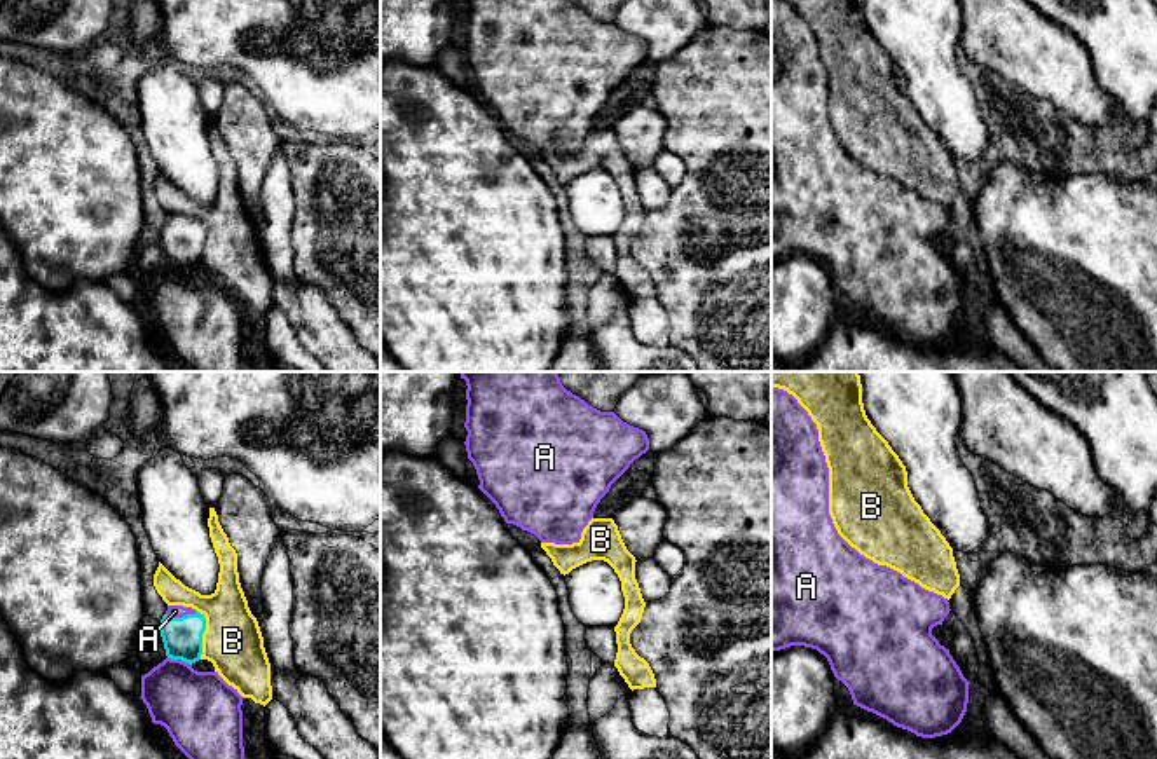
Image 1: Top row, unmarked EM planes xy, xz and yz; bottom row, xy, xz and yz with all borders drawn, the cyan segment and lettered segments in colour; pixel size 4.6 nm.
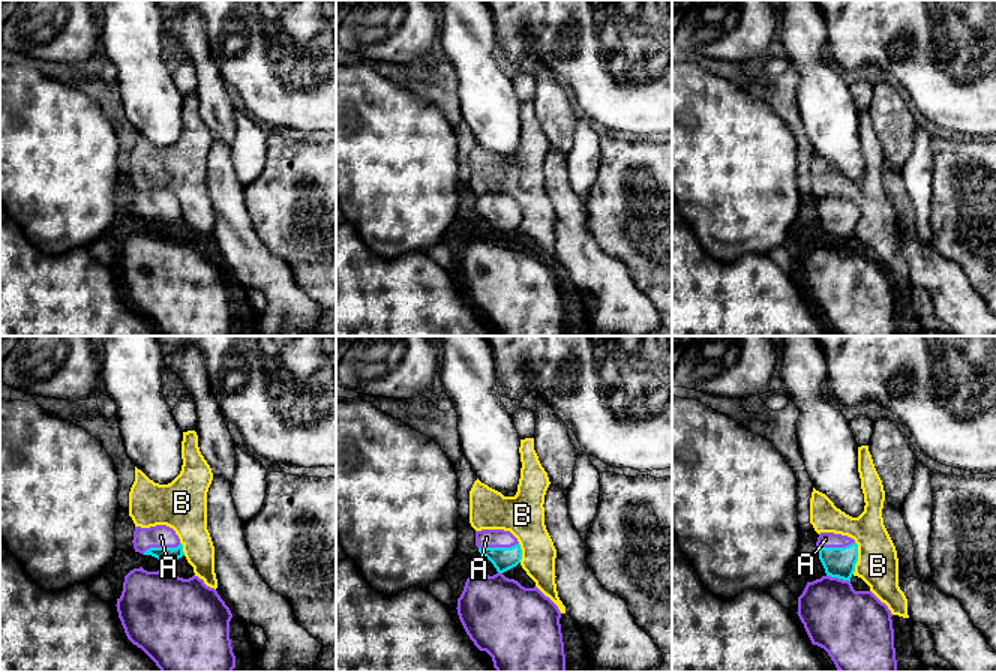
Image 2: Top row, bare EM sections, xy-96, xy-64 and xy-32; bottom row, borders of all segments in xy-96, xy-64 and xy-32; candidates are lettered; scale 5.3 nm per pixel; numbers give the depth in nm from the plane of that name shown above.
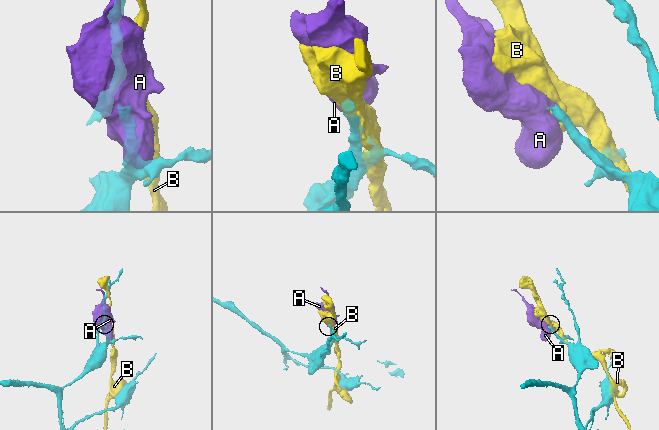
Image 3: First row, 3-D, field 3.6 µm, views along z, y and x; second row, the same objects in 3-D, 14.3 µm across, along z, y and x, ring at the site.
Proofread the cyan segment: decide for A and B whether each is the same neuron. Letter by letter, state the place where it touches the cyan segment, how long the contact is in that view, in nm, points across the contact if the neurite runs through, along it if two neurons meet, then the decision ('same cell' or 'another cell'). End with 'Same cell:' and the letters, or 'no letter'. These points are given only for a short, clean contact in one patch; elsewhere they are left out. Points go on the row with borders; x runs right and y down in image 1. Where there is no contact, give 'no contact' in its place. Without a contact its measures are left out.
A: meets cyan in xy at (182, 616); contact 140 nm long; runs through xy (182, 637), (182, 616), (175, 611); same cell
B: meets cyan in xy at (201, 635); contact 220 nm long; another cell
Same cell: A

